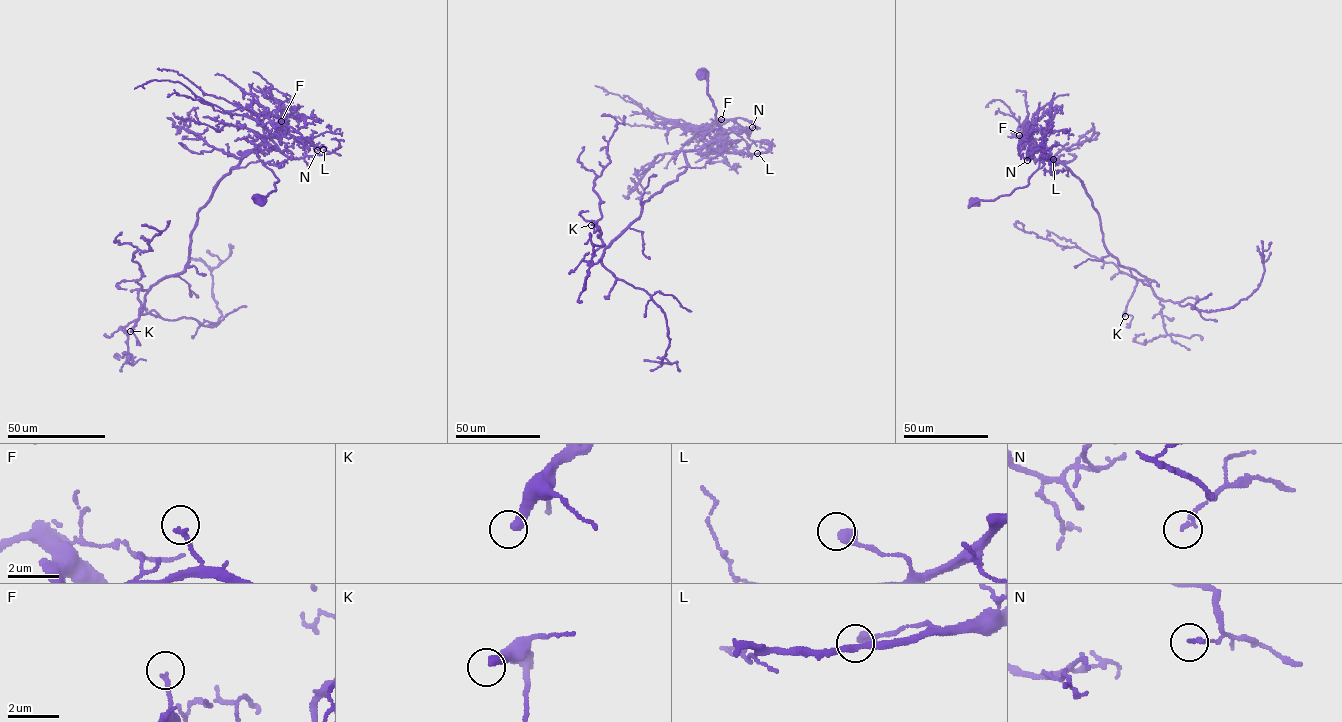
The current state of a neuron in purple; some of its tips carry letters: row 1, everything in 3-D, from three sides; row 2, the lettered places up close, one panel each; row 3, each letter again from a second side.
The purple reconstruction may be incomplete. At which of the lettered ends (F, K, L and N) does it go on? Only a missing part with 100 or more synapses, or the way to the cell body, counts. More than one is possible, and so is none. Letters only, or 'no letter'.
K

